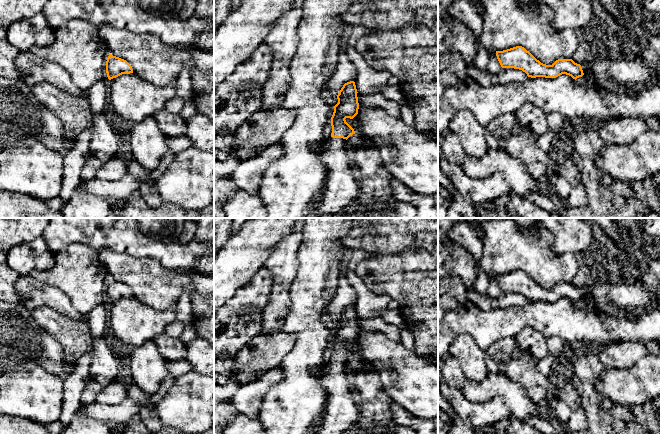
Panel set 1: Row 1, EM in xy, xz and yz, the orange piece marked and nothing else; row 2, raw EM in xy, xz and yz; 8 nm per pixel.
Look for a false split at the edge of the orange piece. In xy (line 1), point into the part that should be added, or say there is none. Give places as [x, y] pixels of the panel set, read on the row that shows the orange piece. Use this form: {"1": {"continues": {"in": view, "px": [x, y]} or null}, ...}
{"1": {"continues": null}}

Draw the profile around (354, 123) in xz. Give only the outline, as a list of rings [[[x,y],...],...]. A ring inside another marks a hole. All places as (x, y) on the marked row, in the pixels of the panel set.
[[[358,114],[353,119],[346,118],[345,120],[354,129],[355,133],[360,135],[362,138],[366,137],[365,134],[363,134],[360,130],[360,121],[358,118]]]

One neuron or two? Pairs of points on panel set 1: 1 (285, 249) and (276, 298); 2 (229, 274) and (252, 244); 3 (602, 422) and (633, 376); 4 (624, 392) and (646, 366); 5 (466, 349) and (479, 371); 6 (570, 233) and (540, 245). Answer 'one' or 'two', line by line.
1: one
2: one
3: two
4: one
5: one
6: two

